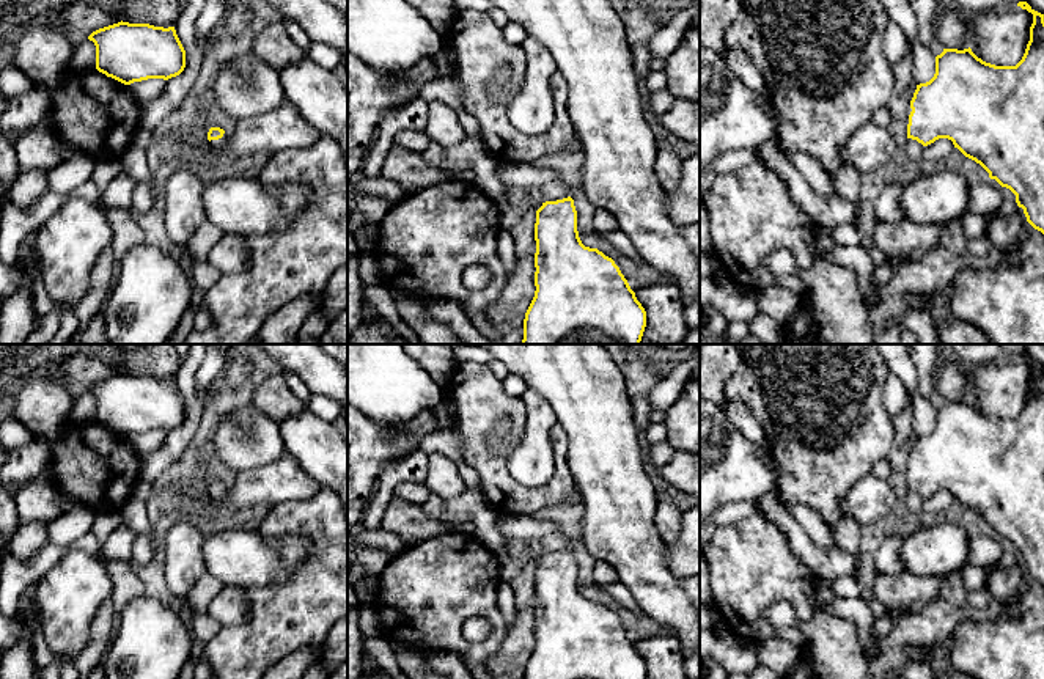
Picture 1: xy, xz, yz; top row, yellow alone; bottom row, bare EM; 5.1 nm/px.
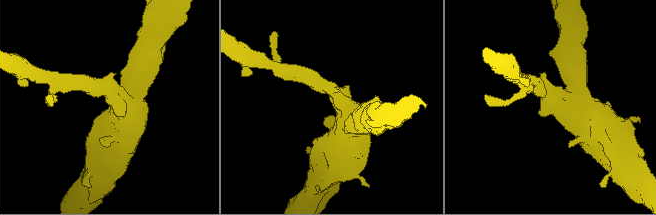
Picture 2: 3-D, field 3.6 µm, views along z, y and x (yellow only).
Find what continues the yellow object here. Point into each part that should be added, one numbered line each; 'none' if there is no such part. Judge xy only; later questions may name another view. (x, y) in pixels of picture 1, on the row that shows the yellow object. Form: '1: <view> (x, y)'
1: xy (219, 145)

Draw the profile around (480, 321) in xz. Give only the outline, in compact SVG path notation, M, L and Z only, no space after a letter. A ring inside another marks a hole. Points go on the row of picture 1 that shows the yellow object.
M467 311L467 316L473 322L473 325L487 338L487 340L500 340L502 336L495 332L494 325L487 321L487 317L481 313Z

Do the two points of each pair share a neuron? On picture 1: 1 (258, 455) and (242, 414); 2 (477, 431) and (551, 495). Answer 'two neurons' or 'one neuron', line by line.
1: one neuron
2: one neuron

